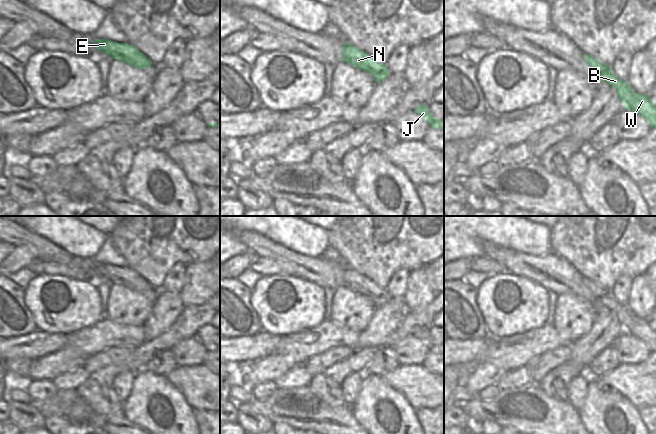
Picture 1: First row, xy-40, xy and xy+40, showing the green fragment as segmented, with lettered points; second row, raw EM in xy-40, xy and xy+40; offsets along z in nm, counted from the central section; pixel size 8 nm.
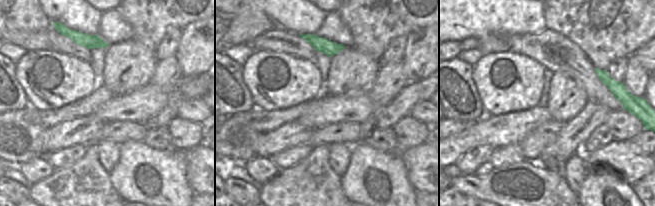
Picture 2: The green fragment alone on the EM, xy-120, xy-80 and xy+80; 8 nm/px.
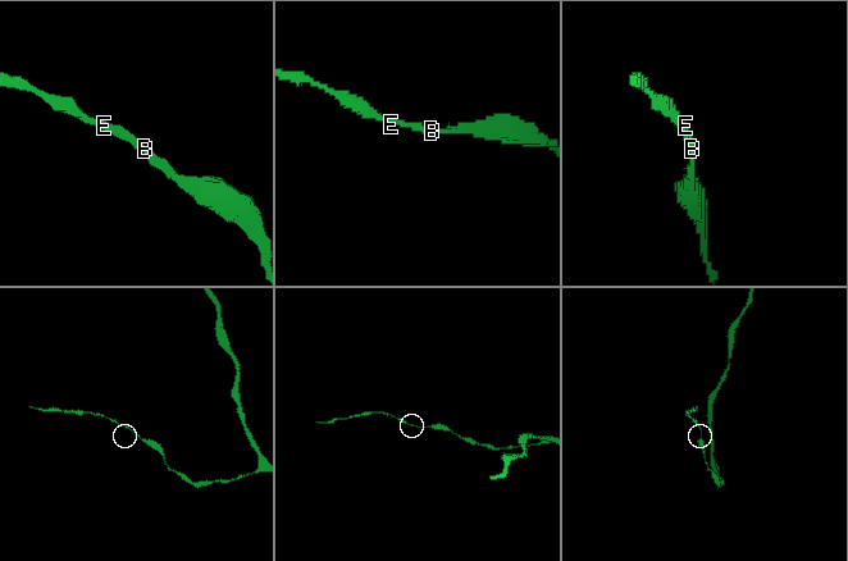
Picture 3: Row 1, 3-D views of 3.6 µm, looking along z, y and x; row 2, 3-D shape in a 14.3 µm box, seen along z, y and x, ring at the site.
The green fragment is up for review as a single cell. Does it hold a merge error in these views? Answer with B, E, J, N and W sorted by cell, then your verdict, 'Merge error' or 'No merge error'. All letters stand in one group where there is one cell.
Groups: B E J N W. No merge error.

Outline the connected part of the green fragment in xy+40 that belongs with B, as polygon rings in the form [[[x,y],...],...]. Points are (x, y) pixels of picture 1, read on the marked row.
[[[584,54],[584,58],[600,80],[616,90],[624,109],[629,109],[641,115],[652,129],[656,129],[656,106],[648,95],[637,93],[627,81],[619,79],[612,72],[612,67],[601,63],[591,55]]]

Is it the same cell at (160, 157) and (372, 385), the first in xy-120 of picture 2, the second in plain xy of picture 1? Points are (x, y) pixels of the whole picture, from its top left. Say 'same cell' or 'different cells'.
same cell

